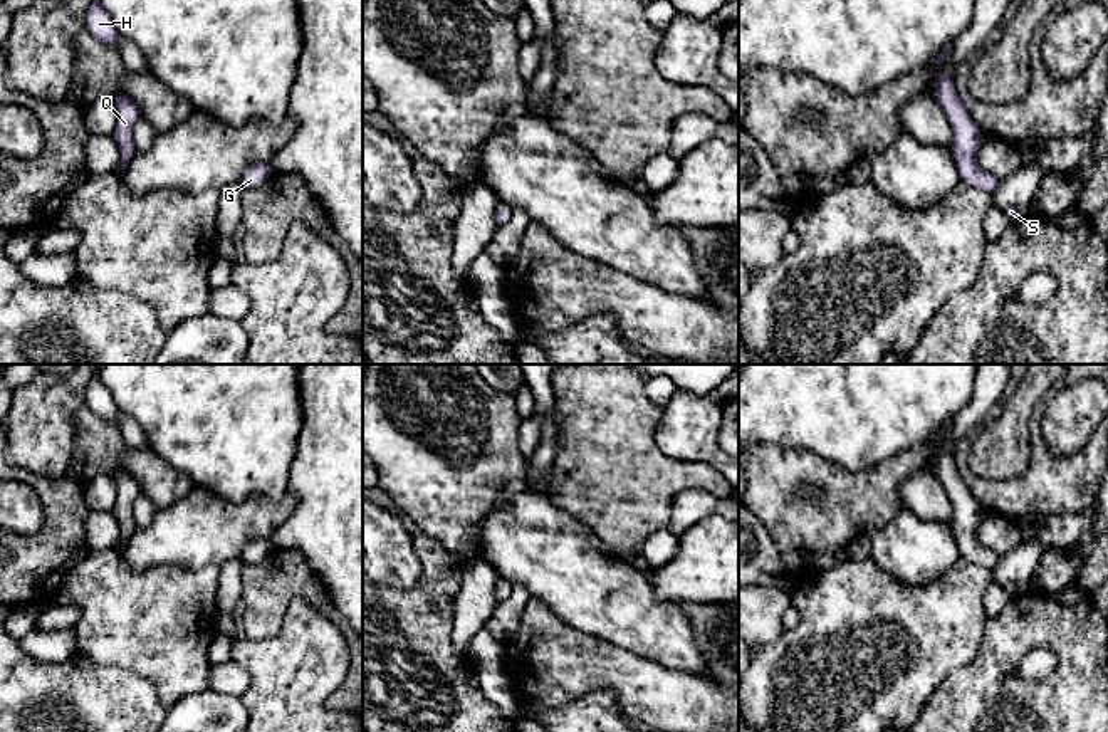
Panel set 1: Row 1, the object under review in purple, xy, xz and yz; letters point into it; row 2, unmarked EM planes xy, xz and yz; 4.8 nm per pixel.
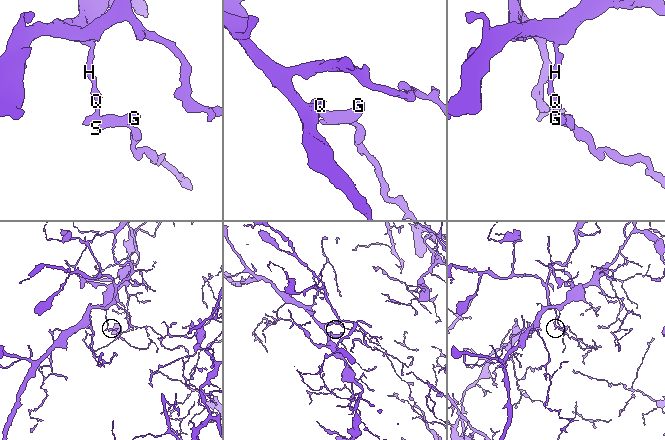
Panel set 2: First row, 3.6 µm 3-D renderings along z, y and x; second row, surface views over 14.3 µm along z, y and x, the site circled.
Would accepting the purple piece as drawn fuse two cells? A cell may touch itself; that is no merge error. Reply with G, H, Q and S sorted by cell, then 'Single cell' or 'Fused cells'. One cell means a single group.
Groups: G H Q S. Single cell

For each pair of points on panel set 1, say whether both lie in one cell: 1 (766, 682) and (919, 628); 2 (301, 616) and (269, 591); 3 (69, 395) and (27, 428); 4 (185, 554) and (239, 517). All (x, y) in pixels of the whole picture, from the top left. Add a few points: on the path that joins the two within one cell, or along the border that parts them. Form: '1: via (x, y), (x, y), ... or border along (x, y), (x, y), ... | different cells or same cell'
1: via (789, 642), (875, 615) | same cell
2: border along (326, 616), (294, 598), (282, 628), (266, 638) | different cells
3: via (59, 397), (37, 418) | same cell
4: via (198, 541), (210, 529), (225, 528) | same cell

